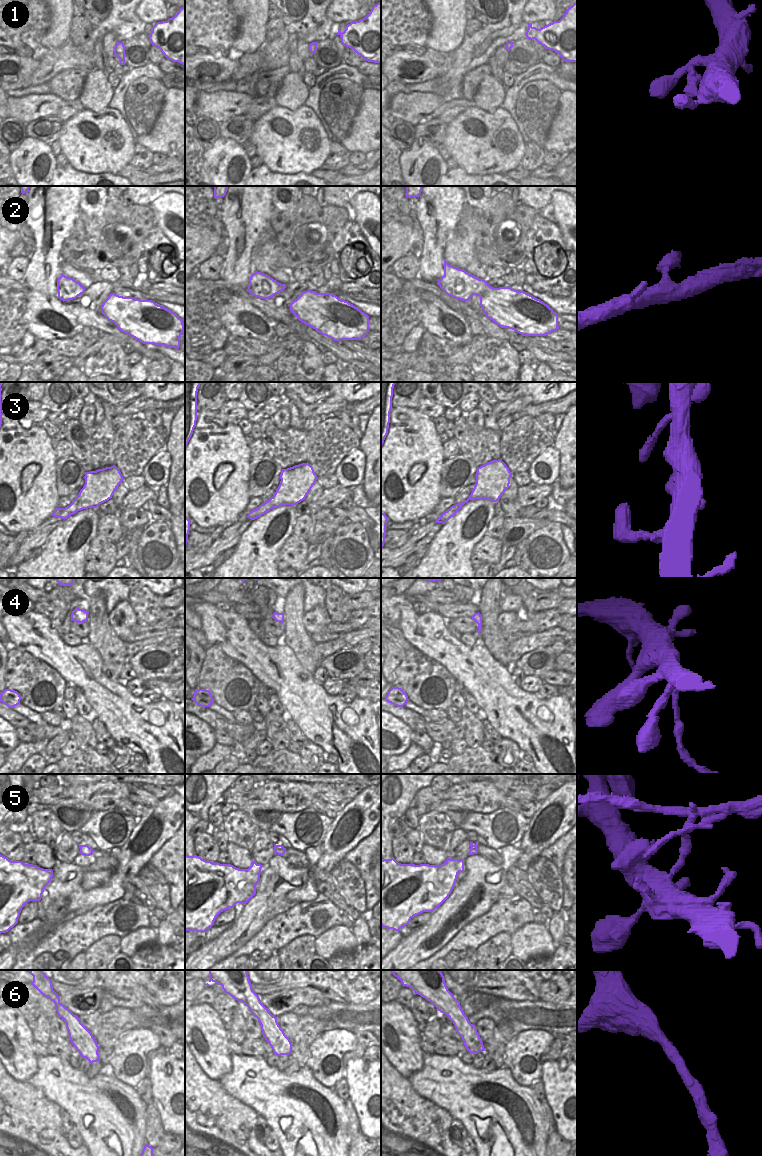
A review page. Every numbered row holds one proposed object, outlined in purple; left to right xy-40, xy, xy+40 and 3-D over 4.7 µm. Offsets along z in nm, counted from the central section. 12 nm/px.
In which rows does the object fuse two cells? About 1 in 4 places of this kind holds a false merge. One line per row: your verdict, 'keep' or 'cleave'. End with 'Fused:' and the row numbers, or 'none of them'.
1: keep
2: keep
3: keep
4: cleave
5: cleave
6: keep
Fused: 4, 5

